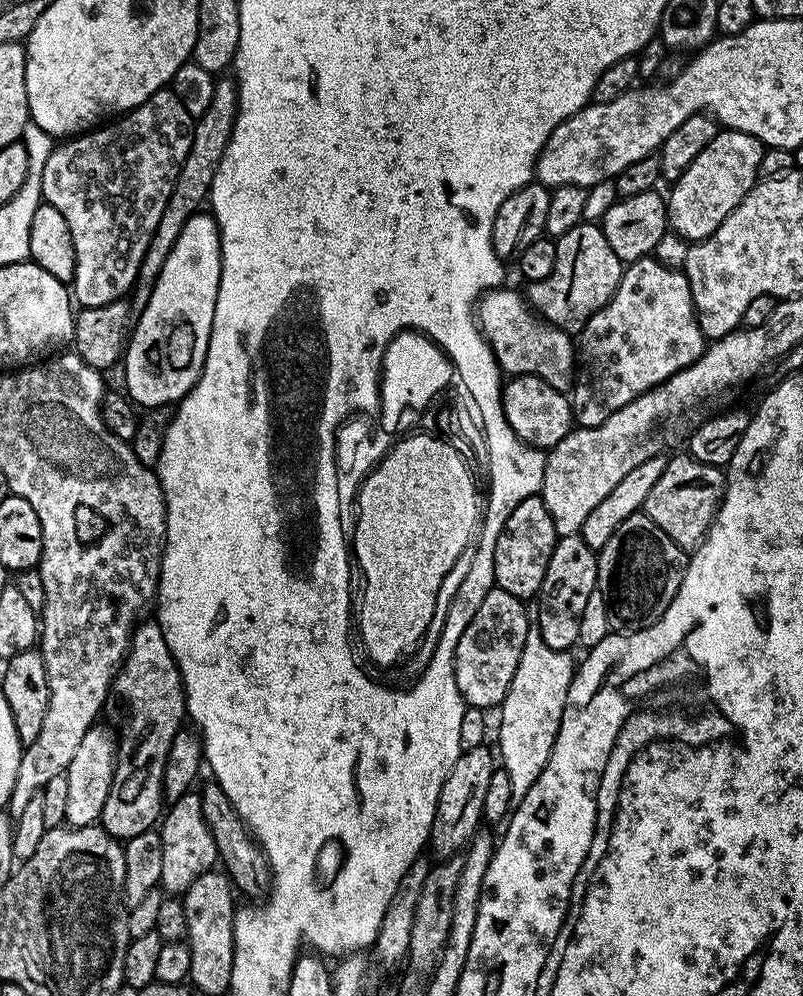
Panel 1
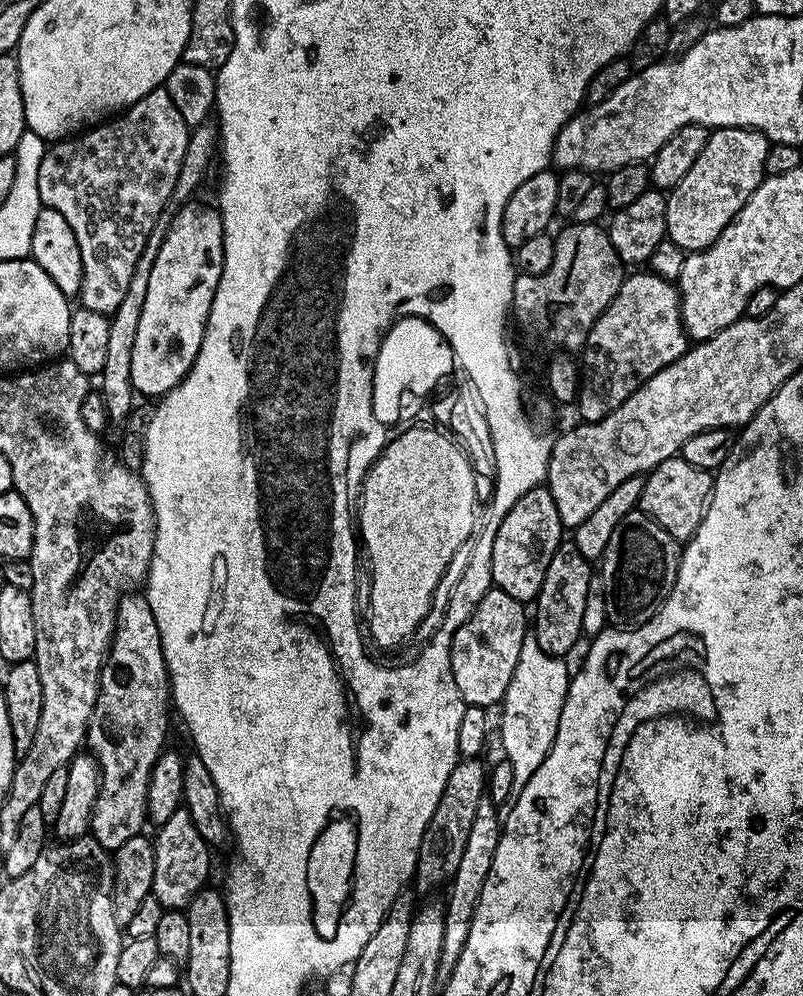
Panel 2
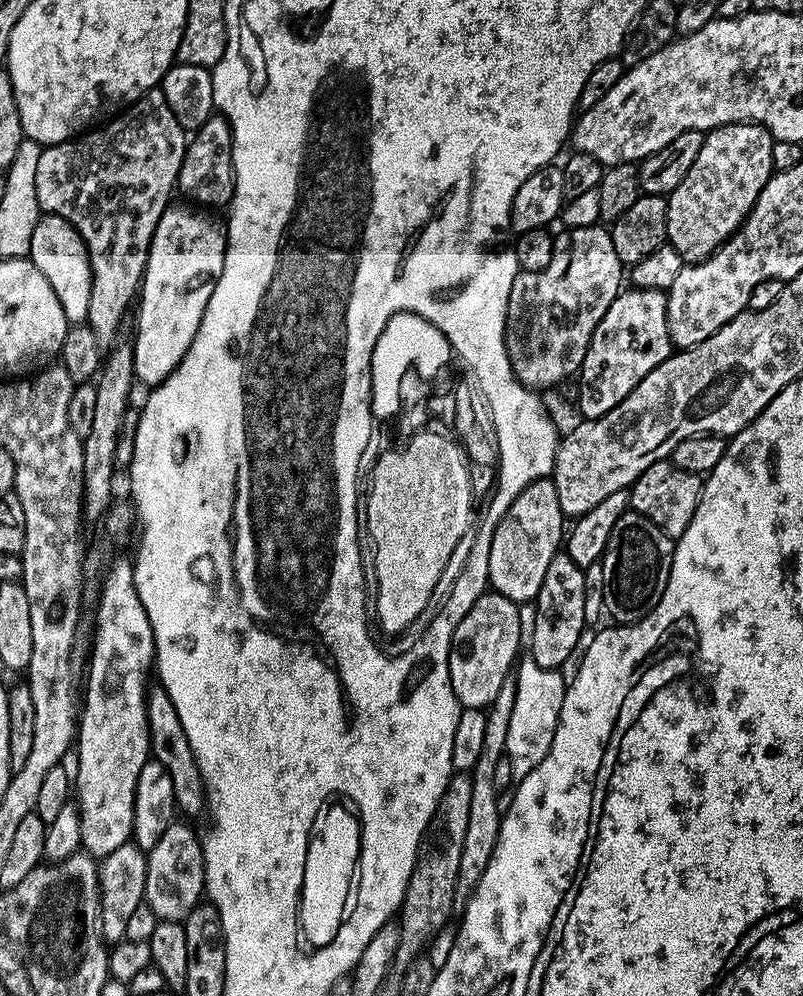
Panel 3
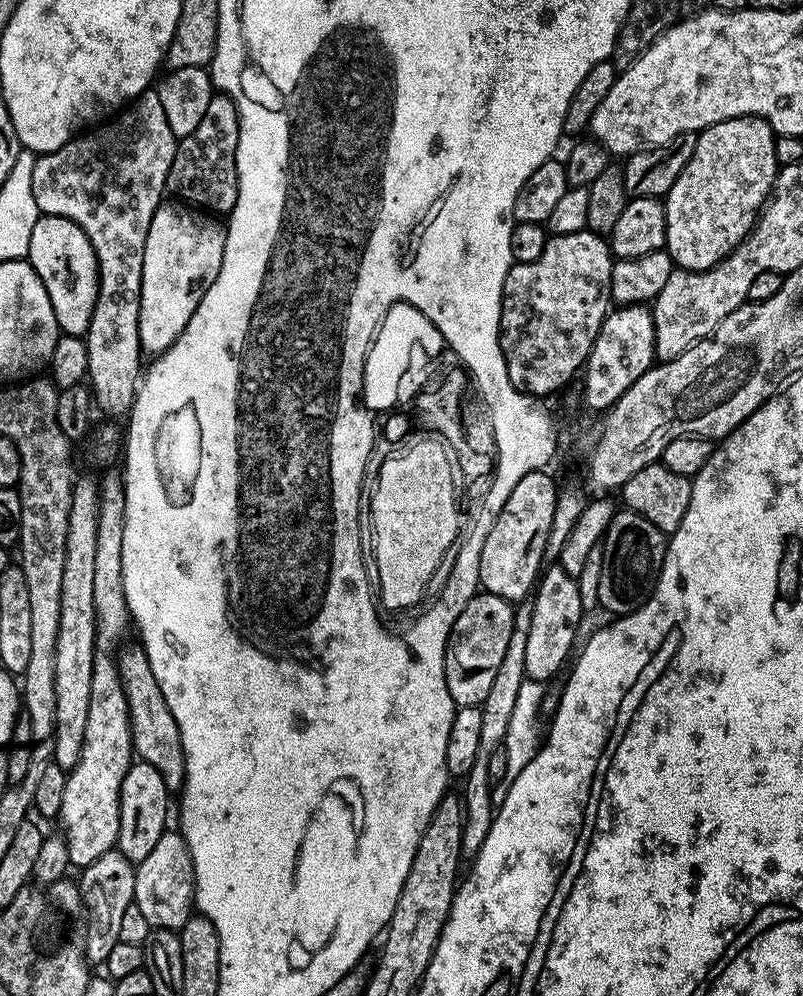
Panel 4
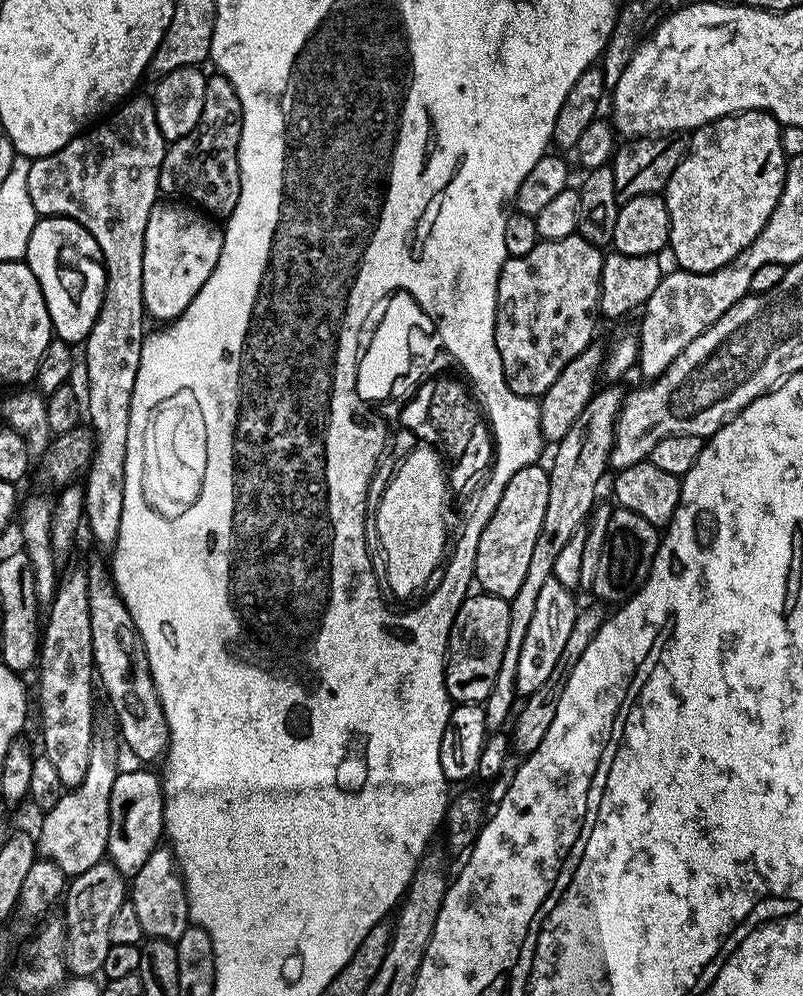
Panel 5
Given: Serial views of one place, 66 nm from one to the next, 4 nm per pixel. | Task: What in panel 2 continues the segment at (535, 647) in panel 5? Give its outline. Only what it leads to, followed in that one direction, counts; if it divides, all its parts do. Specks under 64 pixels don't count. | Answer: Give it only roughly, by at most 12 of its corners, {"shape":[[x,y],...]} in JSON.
{"shape":[[562,542],[536,595],[534,631],[551,656],[582,639],[593,565]]}

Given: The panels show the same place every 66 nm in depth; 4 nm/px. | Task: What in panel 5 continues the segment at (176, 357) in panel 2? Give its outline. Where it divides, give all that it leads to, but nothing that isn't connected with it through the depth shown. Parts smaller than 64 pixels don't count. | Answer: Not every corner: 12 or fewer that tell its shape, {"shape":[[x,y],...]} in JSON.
{"shape":[[157,199],[142,254],[144,311],[177,320],[218,266],[224,228]]}

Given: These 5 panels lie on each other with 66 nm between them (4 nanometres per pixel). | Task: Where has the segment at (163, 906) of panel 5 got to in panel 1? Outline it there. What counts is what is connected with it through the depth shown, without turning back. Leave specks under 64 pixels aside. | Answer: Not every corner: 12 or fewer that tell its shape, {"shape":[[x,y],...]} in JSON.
{"shape":[[200,792],[171,801],[158,824],[159,887],[182,894],[218,857]]}

